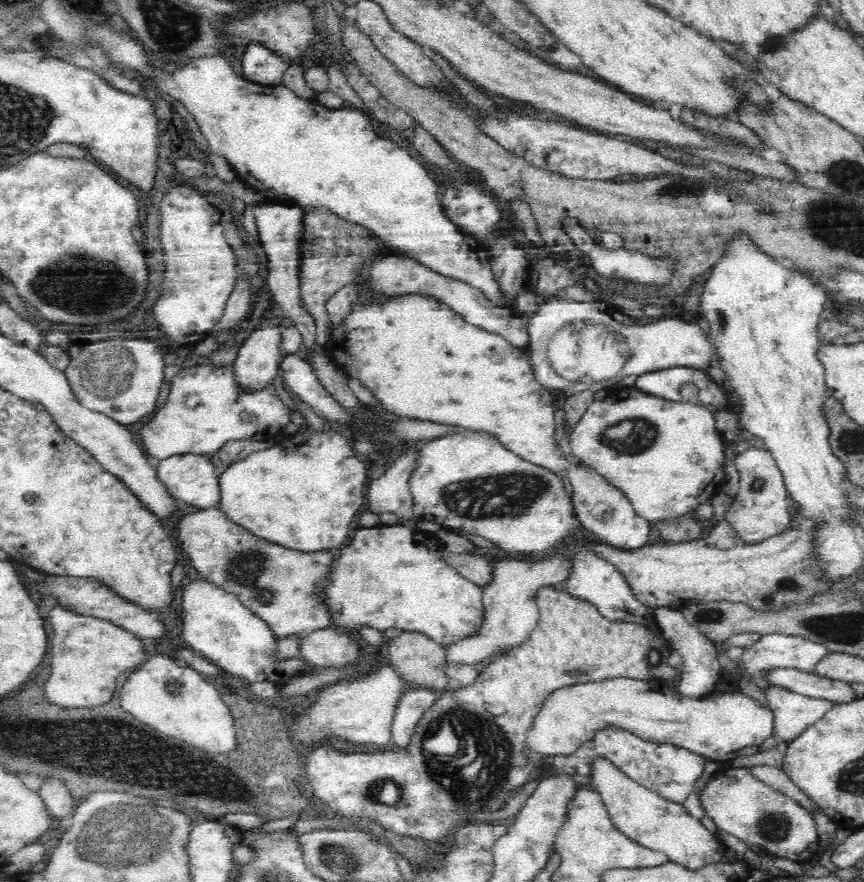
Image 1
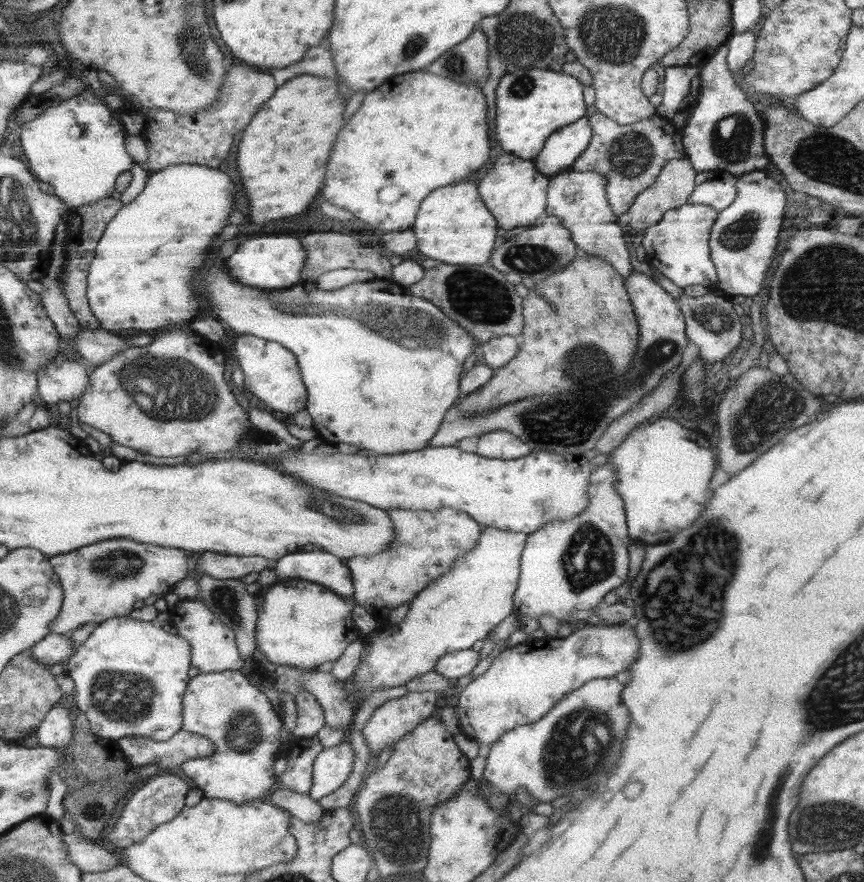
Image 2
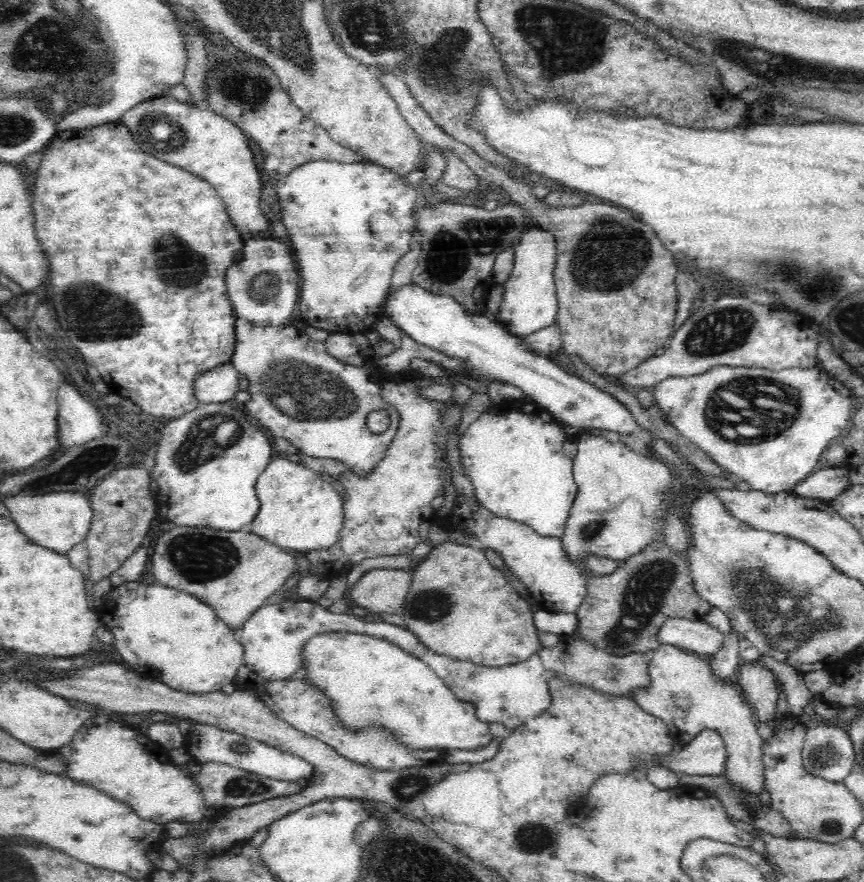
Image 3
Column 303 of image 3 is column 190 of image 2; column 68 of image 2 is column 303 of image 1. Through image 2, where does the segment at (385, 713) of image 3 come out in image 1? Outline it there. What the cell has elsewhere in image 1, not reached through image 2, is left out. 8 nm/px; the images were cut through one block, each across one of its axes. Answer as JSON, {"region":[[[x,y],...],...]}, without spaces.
{"region":[[[198,579],[185,586],[182,592],[182,638],[197,653],[205,655],[212,666],[219,666],[232,680],[240,677],[250,682],[268,680],[274,684],[285,685],[316,671],[302,656],[278,657],[278,638],[268,623],[252,609],[242,604],[235,594],[226,592],[209,580]]]}

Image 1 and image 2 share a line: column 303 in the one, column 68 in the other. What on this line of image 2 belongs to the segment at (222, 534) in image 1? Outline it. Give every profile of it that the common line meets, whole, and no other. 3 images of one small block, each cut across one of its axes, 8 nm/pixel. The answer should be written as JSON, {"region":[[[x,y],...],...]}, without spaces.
{"region":[[[124,538],[102,540],[95,544],[72,549],[67,553],[49,556],[48,560],[58,575],[62,594],[64,594],[60,613],[50,621],[50,631],[68,637],[72,636],[72,633],[83,624],[99,623],[114,616],[129,616],[135,602],[144,600],[152,594],[170,593],[176,583],[186,578],[188,572],[186,551],[138,543]]]}

